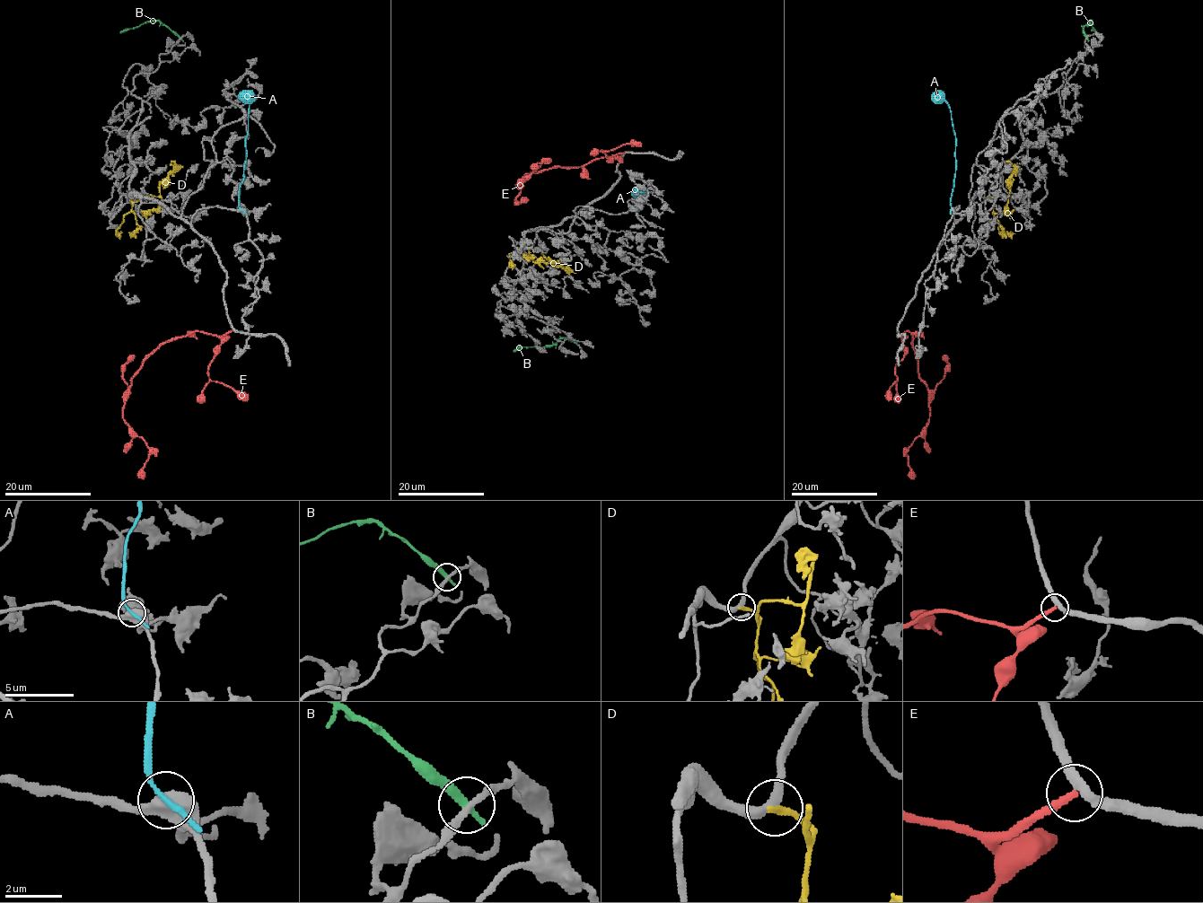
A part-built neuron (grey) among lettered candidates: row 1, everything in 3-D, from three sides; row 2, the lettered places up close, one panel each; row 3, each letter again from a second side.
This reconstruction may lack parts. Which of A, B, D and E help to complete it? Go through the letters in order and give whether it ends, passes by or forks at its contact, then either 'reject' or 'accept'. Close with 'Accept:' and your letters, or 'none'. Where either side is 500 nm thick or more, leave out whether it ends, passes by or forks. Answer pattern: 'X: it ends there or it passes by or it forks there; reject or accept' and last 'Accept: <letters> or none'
A: reject
B: it ends there; reject
D: it ends there; accept
E: it ends there; reject
Accept: D

